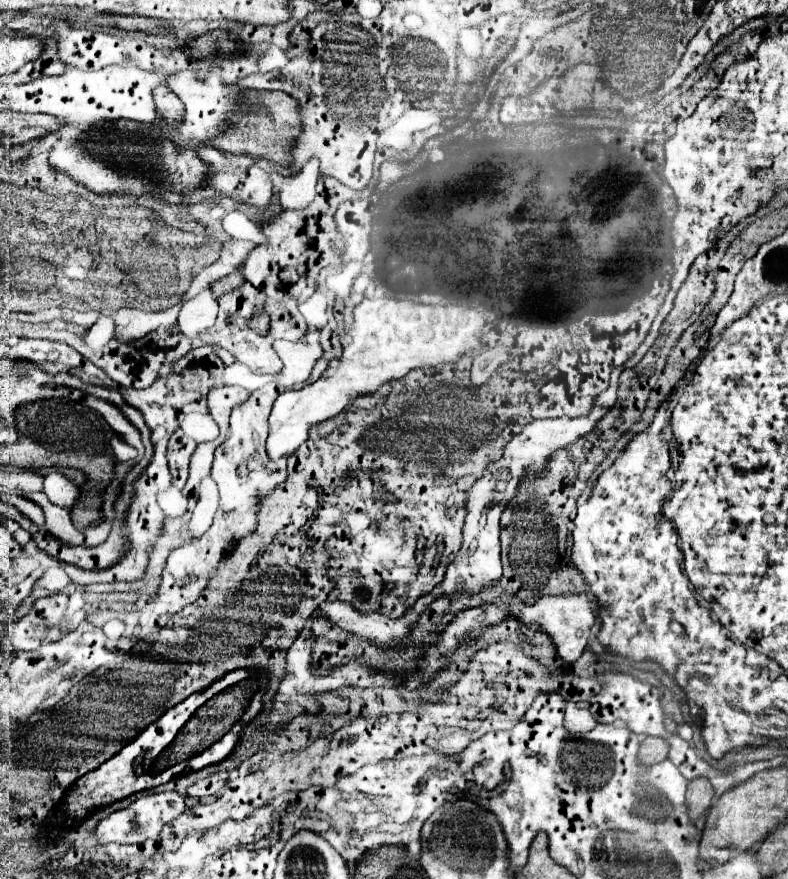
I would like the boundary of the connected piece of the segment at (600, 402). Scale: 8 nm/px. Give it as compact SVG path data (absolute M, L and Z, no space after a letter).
M616 373L612 375L612 379L610 379L610 385L608 385L608 389L606 391L602 391L598 397L596 397L596 401L594 401L594 407L596 407L596 411L606 411L608 407L612 407L614 403L616 403Z

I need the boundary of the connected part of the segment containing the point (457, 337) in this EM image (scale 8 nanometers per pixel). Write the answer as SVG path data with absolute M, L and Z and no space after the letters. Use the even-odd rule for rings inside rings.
M372 297L364 299L354 309L354 327L346 331L342 337L342 357L332 361L330 367L322 373L322 377L316 383L310 383L298 391L284 391L270 413L270 435L266 439L266 453L272 461L292 455L298 451L302 443L308 441L308 425L316 425L328 417L338 415L344 411L350 401L358 395L376 391L382 383L404 377L410 369L416 367L434 367L438 363L450 363L456 361L460 355L464 355L470 349L480 349L480 337L484 333L484 319L476 313L476 309L466 307L458 301L442 307L442 305L416 305L408 299L396 299L396 297Z

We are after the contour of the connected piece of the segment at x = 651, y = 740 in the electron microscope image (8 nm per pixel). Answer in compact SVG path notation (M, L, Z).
M644 737L640 745L640 761L644 765L660 763L668 757L668 741L662 737Z

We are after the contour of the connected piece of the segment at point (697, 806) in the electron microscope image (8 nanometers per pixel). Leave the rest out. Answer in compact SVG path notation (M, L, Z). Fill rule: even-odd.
M698 777L698 779L688 783L686 803L688 803L688 809L690 809L692 821L696 821L702 813L706 813L710 809L712 801L714 801L714 789L712 789L712 783L706 777Z

